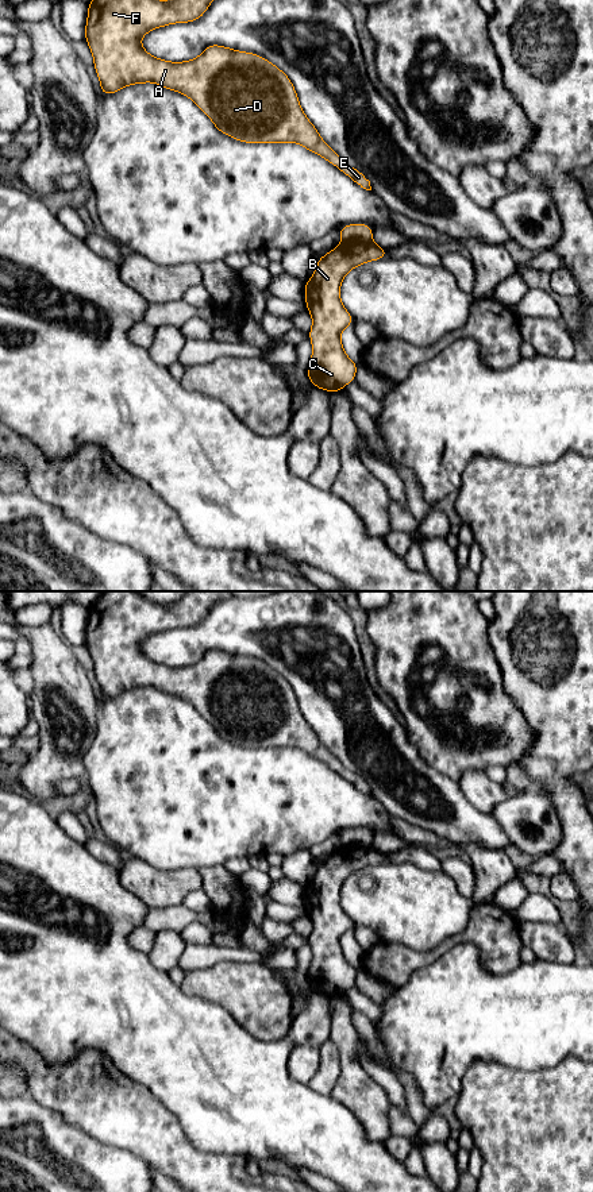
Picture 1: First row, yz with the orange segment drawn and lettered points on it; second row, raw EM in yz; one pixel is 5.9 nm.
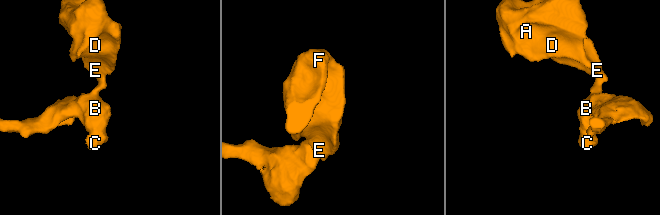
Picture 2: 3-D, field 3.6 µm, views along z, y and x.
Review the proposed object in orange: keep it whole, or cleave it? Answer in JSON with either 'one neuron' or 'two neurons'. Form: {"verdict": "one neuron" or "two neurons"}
{"verdict": "two neurons"}

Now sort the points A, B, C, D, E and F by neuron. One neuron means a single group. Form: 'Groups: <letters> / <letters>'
Groups: A D E F / B C

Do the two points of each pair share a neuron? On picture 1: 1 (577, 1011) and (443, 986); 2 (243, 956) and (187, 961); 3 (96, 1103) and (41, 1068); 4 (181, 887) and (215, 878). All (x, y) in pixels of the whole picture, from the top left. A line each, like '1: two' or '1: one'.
1: one
2: one
3: one
4: two

